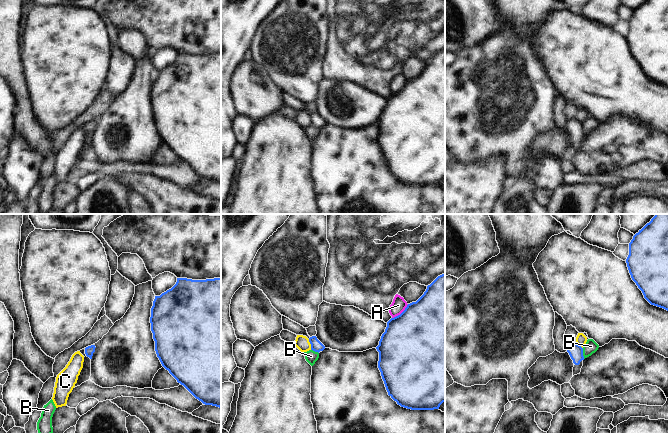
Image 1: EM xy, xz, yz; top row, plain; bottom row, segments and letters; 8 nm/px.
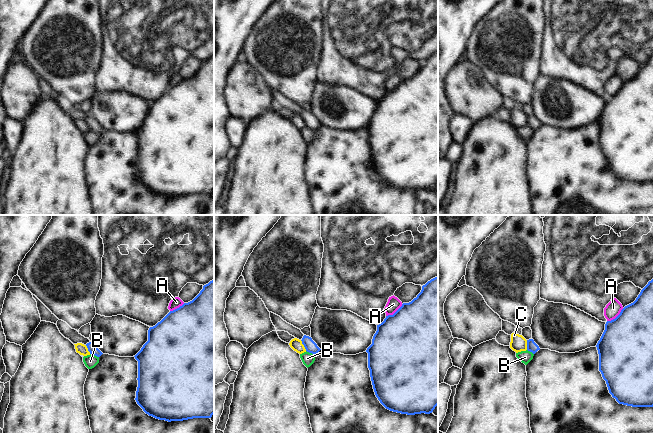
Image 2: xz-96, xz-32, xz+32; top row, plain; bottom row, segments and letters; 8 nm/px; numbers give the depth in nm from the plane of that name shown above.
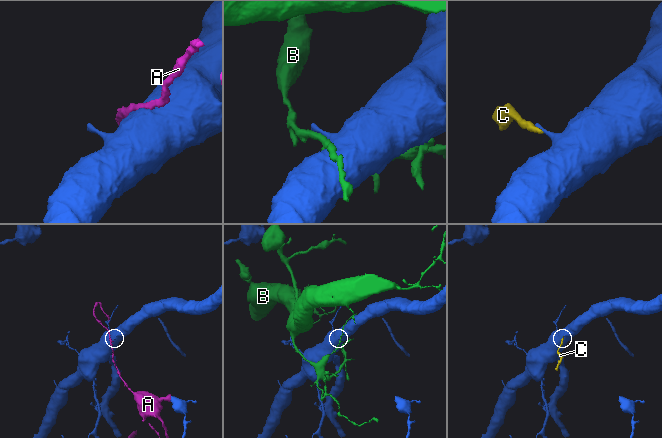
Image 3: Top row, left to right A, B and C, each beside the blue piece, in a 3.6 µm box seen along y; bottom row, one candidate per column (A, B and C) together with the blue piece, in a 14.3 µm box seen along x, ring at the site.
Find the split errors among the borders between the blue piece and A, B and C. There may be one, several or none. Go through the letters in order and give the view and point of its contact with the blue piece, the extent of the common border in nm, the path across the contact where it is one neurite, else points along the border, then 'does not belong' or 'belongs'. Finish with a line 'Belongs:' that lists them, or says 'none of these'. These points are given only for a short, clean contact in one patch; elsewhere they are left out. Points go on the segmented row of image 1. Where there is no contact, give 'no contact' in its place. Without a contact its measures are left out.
A: meets blue in xz at (401, 313); contact 180 nm long; does not belong
B: meets blue in yz at (582, 353); contact 90 nm long; does not belong
C: meets blue in xz at (310, 343); contact 90 nm long; border along xz (308, 339), (311, 349); does not belong
Belongs: none of these

